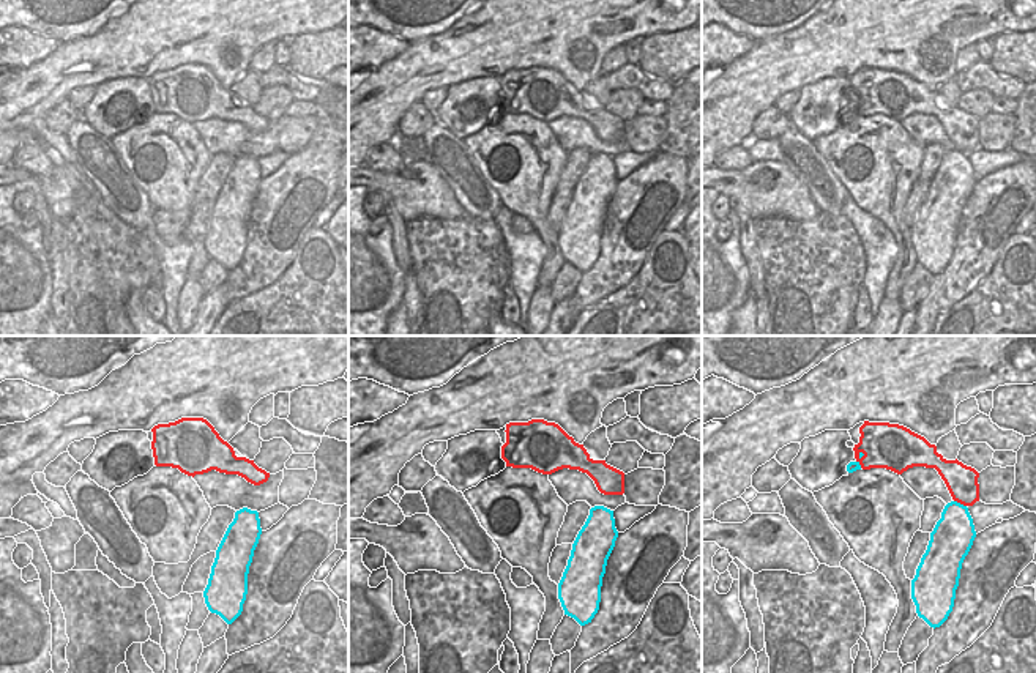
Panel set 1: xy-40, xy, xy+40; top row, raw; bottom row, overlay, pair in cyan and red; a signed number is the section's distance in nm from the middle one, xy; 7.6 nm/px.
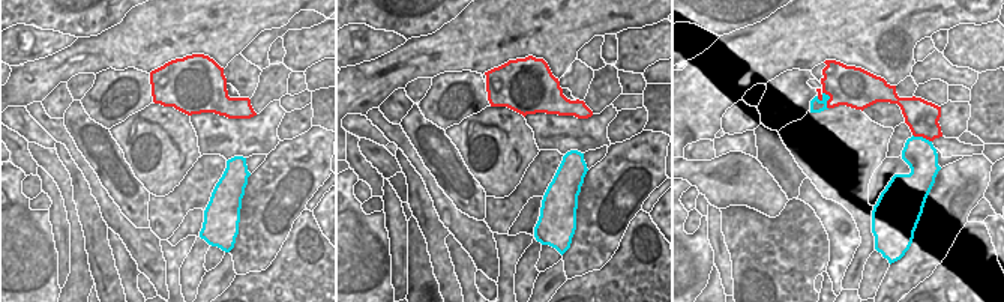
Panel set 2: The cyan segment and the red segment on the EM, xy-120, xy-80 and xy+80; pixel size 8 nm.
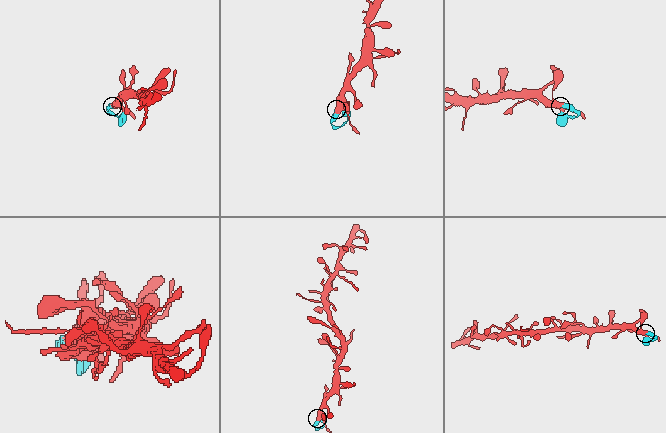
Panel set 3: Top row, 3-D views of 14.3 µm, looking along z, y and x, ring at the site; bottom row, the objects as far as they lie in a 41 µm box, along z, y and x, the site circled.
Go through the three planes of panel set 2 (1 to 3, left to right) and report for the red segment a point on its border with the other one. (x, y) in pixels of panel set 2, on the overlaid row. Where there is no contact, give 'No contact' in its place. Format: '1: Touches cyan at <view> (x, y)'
1: No contact
2: No contact
3: Touches cyan at xy+80 (829, 98)

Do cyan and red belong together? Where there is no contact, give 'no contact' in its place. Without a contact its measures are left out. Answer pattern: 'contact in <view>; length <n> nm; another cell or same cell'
contact in xy+40; length 110 nm; same cell

